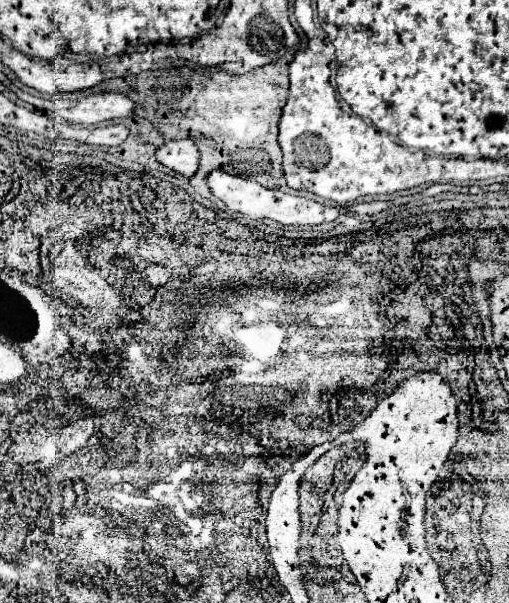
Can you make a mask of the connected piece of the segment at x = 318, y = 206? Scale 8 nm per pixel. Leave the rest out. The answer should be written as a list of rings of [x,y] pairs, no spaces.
[[[212,171],[208,175],[208,187],[218,197],[218,203],[226,207],[226,211],[234,211],[234,215],[250,215],[250,219],[266,219],[282,225],[320,225],[332,223],[338,215],[376,215],[378,211],[386,211],[386,201],[372,201],[372,203],[358,203],[350,207],[330,207],[324,203],[316,203],[312,199],[300,199],[294,195],[286,195],[278,189],[266,189],[256,181],[242,179],[238,175],[230,175],[226,171]]]

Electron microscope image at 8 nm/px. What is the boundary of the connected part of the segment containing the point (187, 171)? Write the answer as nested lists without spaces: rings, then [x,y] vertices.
[[[190,139],[168,141],[166,145],[162,145],[158,149],[156,157],[162,165],[166,165],[168,169],[172,169],[184,177],[192,177],[200,165],[200,151],[196,149],[196,145]]]

